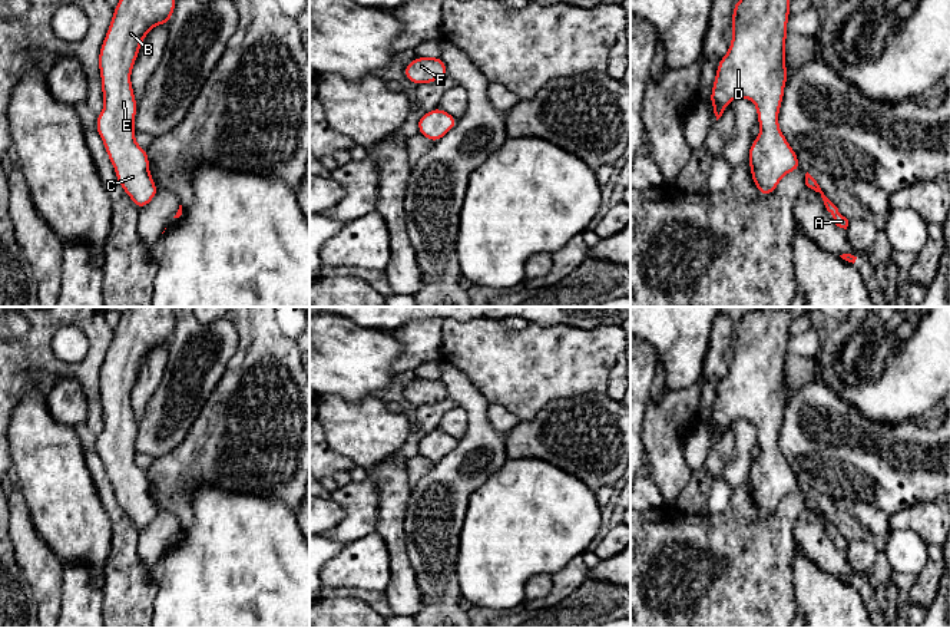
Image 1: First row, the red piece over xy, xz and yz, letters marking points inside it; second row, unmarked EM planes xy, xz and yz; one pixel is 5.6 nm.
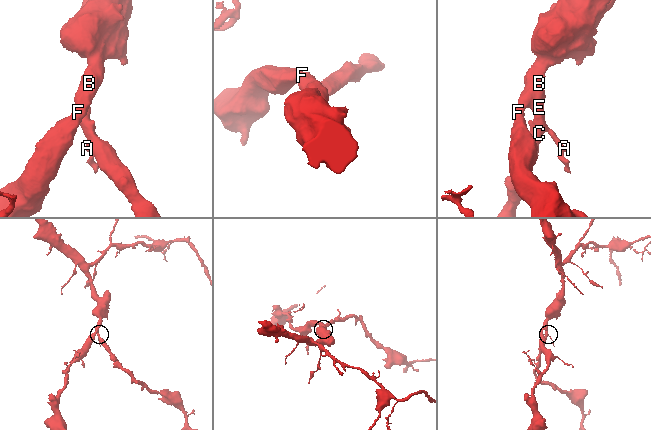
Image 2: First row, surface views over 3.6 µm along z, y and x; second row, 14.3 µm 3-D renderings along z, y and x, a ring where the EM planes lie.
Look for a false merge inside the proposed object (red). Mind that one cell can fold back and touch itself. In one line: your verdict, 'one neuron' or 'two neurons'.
one neuron

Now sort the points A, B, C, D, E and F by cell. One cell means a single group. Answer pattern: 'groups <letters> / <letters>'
groups A B C D E F

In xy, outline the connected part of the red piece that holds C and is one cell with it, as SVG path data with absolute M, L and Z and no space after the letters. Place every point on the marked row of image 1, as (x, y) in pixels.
M120 0L99 52L105 108L96 130L115 168L117 182L140 211L158 194L149 158L135 141L136 99L130 83L133 63L148 32L168 24L176 0Z

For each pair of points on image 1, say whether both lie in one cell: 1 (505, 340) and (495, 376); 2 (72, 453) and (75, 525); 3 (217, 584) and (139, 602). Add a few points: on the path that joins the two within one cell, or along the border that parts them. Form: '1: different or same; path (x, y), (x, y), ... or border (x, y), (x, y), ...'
1: same; path (505, 349), (503, 367)
2: same; path (72, 470), (72, 508)
3: different; border (158, 578), (158, 592), (152, 612)

